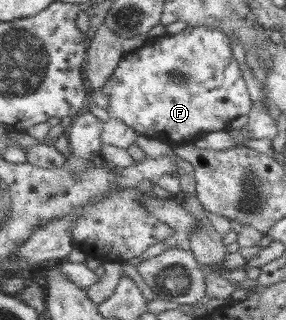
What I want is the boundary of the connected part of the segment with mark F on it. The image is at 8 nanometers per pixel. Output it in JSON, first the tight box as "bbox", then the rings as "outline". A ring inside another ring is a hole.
{"bbox":[101,26,252,145],"outline":[[[186,26],[176,35],[148,38],[133,50],[122,52],[113,74],[101,92],[108,100],[105,113],[118,119],[137,134],[170,145],[194,142],[203,134],[227,129],[228,123],[252,108],[248,91],[236,59],[230,51],[228,38],[218,29]]]}

